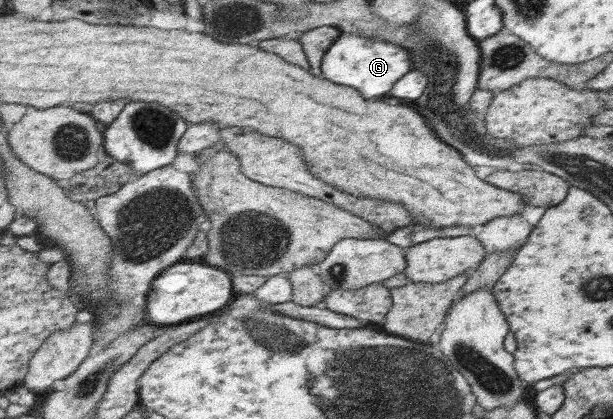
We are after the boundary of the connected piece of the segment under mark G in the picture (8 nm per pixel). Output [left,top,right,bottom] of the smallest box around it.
[323,32,412,98]

